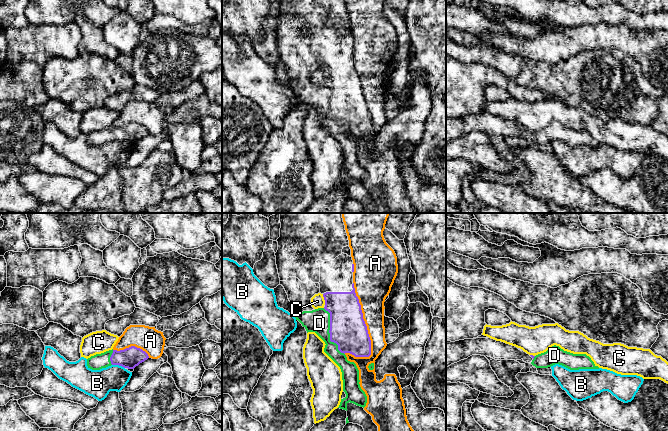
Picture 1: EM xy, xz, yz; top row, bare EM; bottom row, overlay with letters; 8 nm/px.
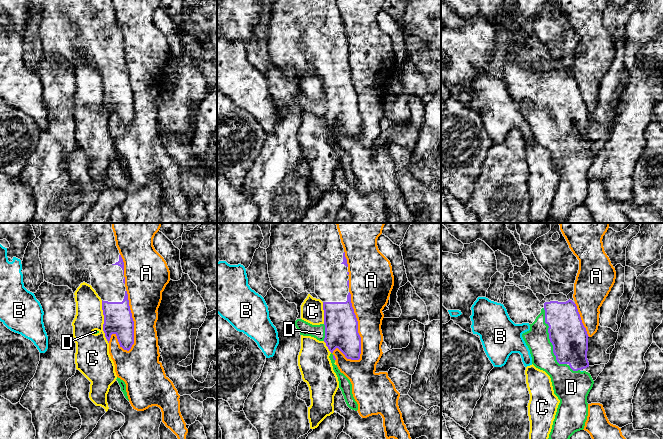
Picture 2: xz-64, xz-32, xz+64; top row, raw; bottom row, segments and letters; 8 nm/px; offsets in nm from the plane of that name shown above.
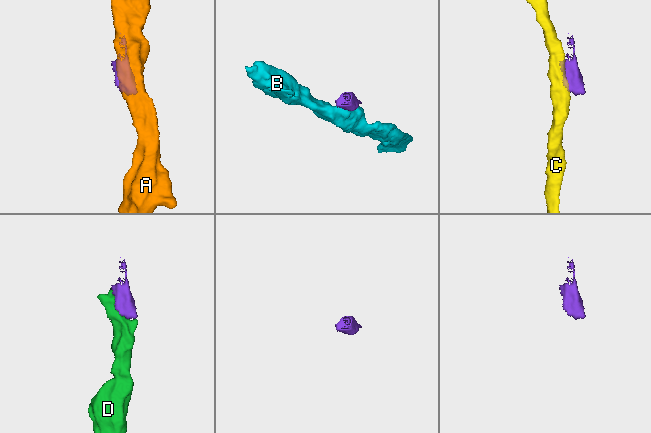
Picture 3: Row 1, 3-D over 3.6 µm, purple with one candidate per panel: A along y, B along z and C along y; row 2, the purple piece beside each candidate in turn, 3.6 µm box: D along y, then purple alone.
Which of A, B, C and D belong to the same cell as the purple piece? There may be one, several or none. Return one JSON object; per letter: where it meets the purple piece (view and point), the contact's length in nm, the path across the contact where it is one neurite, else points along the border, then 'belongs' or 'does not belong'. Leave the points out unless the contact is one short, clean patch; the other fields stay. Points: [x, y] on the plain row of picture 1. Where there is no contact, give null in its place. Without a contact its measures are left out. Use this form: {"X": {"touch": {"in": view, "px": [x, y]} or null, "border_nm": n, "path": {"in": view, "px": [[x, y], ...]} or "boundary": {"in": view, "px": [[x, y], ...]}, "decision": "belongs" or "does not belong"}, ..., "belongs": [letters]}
{"A": {"touch": {"in": "xz", "px": [363, 96]}, "border_nm": 600, "decision": "does not belong"}, "B": {"touch": {"in": "xy", "px": [118, 140]}, "border_nm": 110, "decision": "does not belong"}, "C": {"touch": {"in": "xz", "px": [324, 75]}, "border_nm": 90, "boundary": {"in": "xz", "px": [[322, 70], [325, 80]]}, "decision": "does not belong"}, "D": {"touch": {"in": "xz", "px": [329, 108]}, "border_nm": 420, "decision": "belongs"}, "belongs": ["D"]}

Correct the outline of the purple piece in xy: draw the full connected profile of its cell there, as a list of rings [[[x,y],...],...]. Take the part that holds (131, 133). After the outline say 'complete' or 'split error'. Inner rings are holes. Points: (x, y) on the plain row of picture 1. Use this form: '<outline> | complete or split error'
[[[131,122],[124,126],[109,126],[96,130],[87,135],[87,142],[92,146],[100,146],[111,141],[134,145],[149,134],[148,130],[140,124]]] | split error

